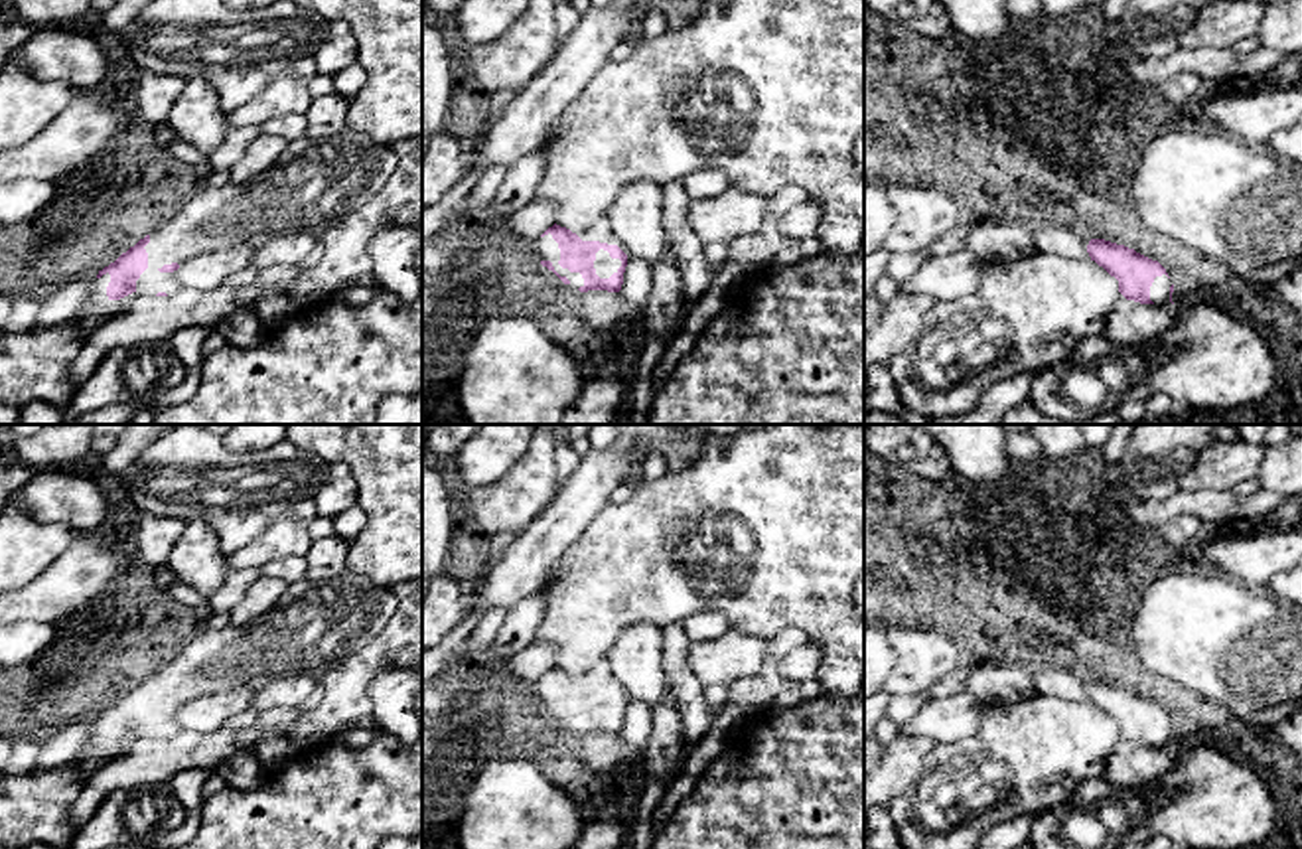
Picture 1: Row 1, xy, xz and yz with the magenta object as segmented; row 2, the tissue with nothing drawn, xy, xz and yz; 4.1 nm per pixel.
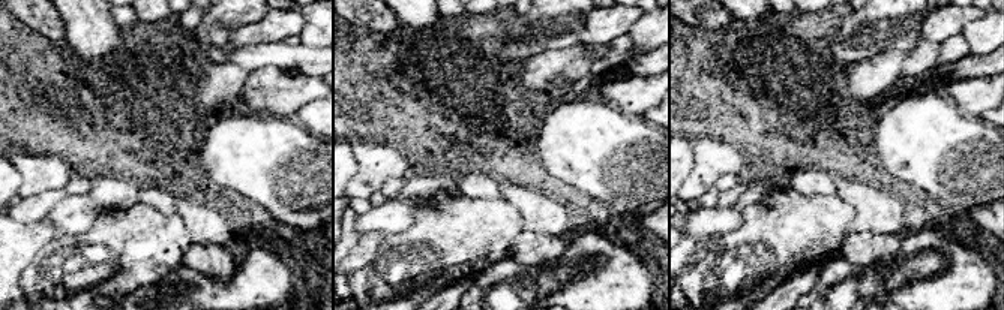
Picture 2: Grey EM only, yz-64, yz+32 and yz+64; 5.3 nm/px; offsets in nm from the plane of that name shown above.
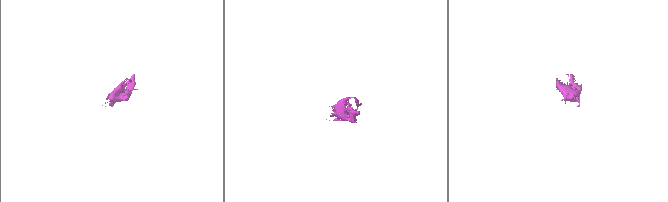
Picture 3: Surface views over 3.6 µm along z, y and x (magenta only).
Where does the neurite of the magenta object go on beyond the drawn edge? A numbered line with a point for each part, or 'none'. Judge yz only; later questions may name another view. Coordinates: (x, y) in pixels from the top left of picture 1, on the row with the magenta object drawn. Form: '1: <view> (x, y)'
1: yz (1160, 287)

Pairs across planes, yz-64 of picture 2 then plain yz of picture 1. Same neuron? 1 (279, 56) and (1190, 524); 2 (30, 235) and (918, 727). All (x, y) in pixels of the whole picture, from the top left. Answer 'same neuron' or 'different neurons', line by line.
1: different neurons
2: different neurons

